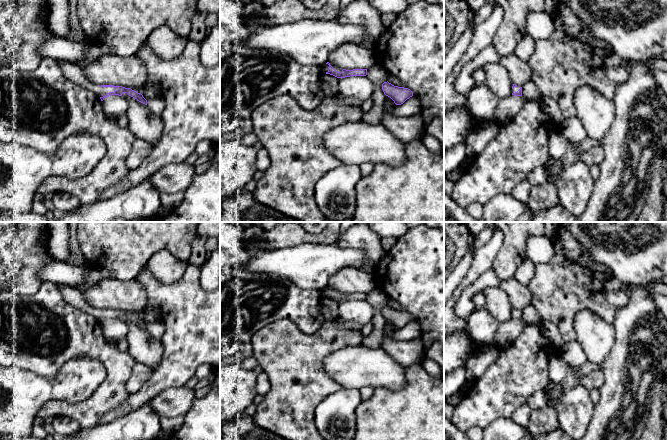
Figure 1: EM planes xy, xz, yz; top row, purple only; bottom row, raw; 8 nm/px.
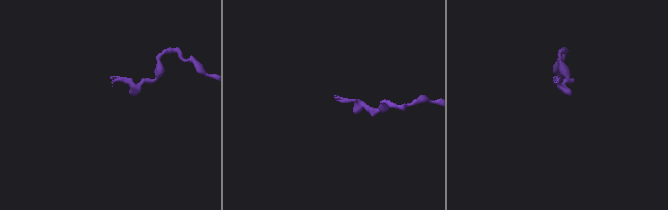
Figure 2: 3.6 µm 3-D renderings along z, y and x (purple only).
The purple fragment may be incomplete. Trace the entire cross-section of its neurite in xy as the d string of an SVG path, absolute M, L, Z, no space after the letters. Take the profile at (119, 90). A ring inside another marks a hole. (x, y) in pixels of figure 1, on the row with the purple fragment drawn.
M59 61L58 65L66 78L79 85L80 87L92 91L102 101L104 111L115 118L119 118L126 113L128 109L128 101L122 97L123 93L137 99L139 102L147 105L147 100L141 93L131 88L114 85L96 85L92 84L83 74L80 67L76 63L69 61Z

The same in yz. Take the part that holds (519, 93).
M515 84L512 86L513 93L504 99L501 99L492 118L499 125L506 124L509 119L522 109L526 99L522 96L522 87Z

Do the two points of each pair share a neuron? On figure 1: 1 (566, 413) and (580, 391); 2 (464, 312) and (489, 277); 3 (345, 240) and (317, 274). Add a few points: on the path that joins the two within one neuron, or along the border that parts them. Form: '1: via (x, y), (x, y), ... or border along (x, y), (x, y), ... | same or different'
1: via (571, 408), (577, 402), (579, 396) | same
2: via (465, 303), (466, 297), (480, 284) | same
3: border along (335, 244), (343, 248), (360, 249), (362, 252) | different

